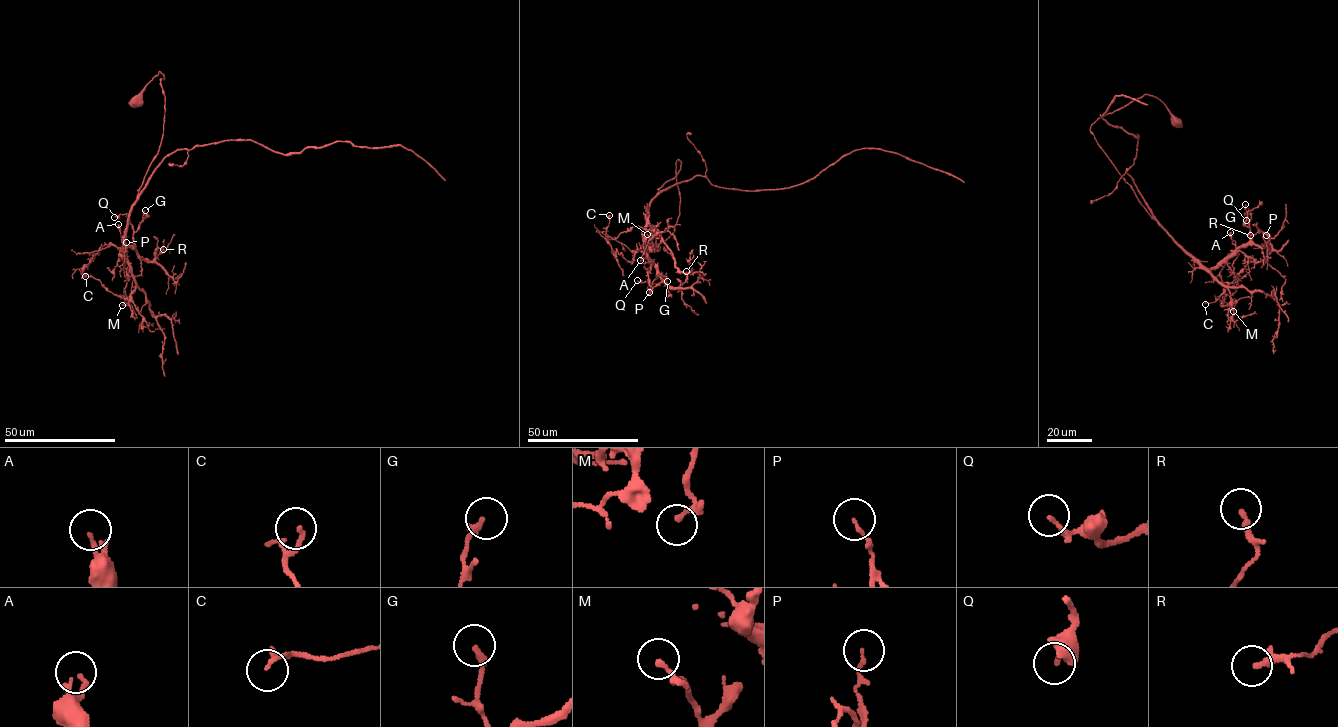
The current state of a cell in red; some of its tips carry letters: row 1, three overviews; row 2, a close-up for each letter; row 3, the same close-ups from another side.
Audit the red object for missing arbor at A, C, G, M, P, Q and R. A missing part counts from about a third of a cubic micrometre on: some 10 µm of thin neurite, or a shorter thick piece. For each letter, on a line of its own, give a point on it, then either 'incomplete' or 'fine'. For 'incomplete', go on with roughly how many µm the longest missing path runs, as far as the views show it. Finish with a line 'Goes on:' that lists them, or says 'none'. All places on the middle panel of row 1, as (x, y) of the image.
A: place (640, 260); fine
C: place (609, 215); fine
G: place (667, 281); fine
M: place (647, 234); fine
P: place (649, 292); fine
Q: place (637, 280); fine
R: place (686, 271); fine
Goes on: none

